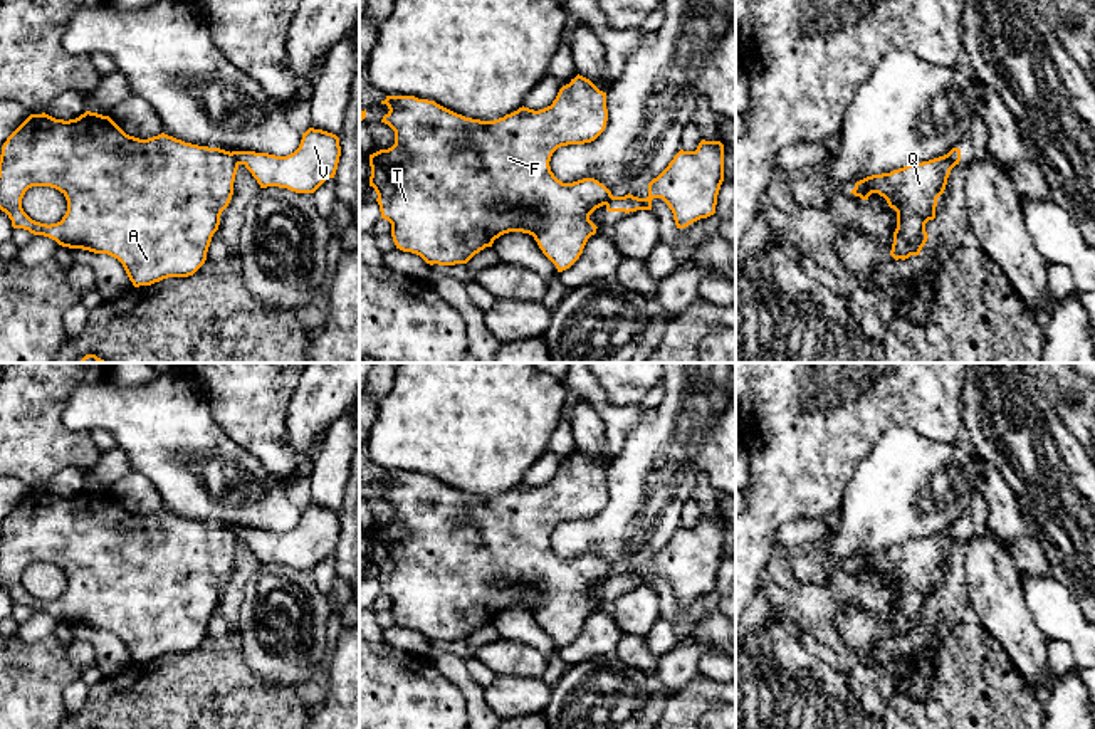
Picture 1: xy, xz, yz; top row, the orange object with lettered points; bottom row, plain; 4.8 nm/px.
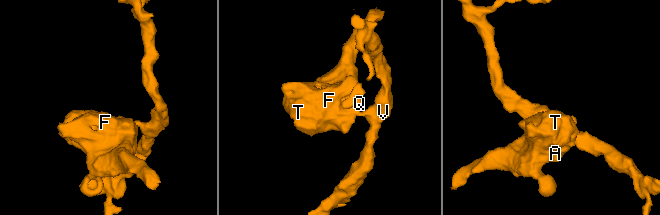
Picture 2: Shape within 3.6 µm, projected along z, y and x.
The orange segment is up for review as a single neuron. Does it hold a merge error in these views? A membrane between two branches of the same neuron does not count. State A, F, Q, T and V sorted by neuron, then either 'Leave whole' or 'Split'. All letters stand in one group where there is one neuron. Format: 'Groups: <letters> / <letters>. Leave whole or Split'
Groups: A F Q T / V. Split

